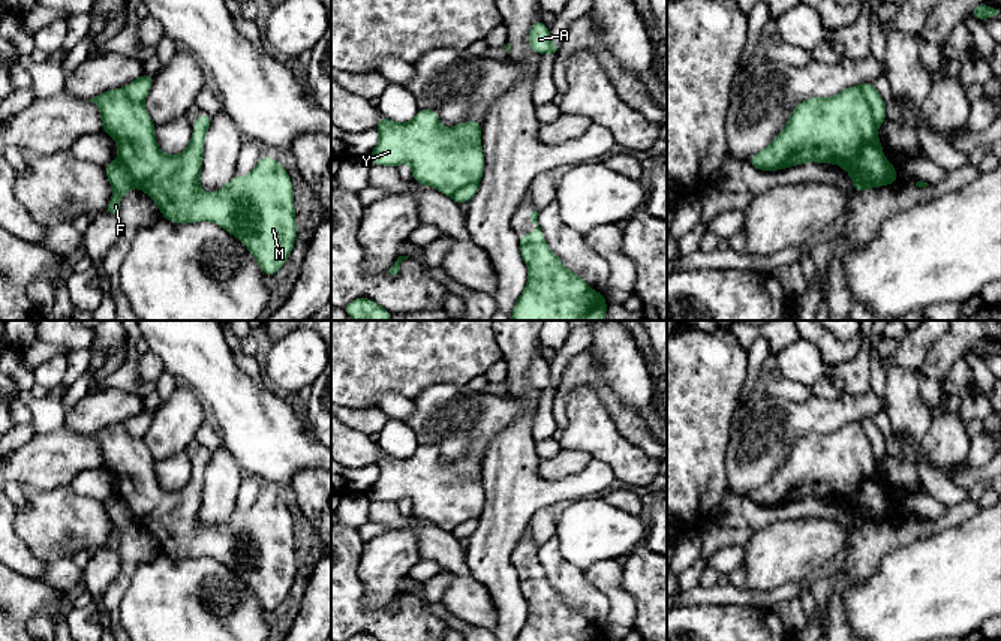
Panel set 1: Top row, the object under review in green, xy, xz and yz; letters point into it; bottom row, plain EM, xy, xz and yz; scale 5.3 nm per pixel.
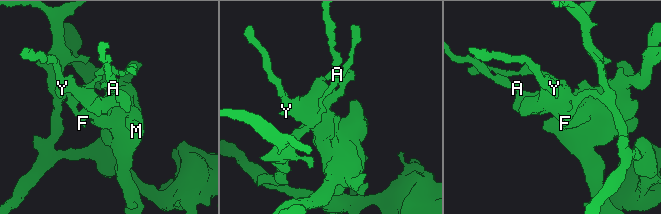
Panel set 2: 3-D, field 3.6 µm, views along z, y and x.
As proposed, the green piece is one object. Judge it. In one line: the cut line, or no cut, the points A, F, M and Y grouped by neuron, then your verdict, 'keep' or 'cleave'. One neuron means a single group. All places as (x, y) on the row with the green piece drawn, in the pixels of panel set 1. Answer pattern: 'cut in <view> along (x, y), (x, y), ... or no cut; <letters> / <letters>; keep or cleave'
cut in yz along (856, 86), (869, 105), (877, 126); A M Y / F; cleave

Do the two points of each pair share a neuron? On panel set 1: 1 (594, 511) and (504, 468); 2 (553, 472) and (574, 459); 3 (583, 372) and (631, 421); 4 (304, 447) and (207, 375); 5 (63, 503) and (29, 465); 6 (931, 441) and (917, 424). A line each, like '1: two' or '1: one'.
1: two
2: one
3: one
4: one
5: two
6: two

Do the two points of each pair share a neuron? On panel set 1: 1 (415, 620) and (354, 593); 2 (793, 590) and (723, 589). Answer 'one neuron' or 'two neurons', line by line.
1: one neuron
2: one neuron

